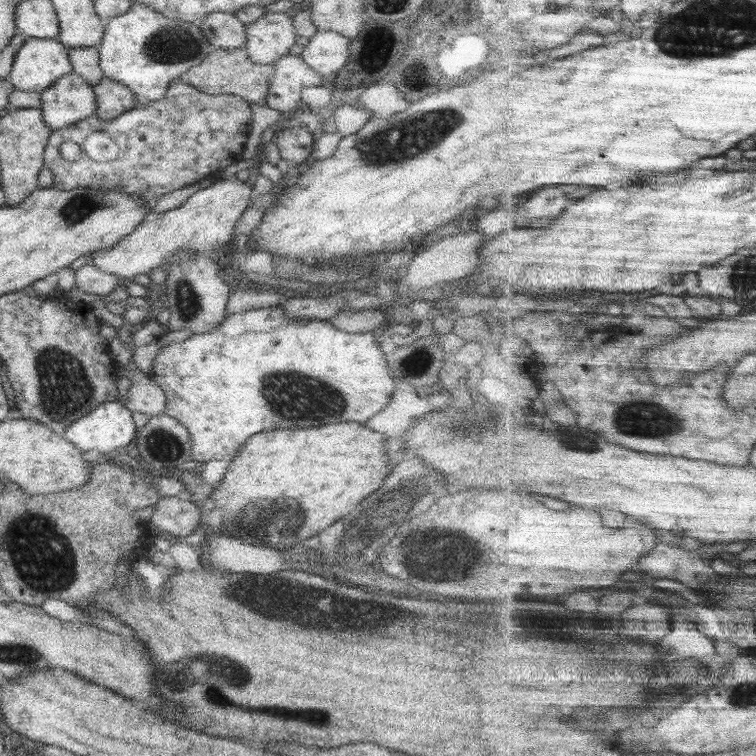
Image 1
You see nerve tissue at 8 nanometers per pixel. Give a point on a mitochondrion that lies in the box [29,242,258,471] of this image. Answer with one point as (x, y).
(66, 388)

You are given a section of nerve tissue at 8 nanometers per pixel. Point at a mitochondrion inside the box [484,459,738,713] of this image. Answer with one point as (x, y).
(698, 672)

